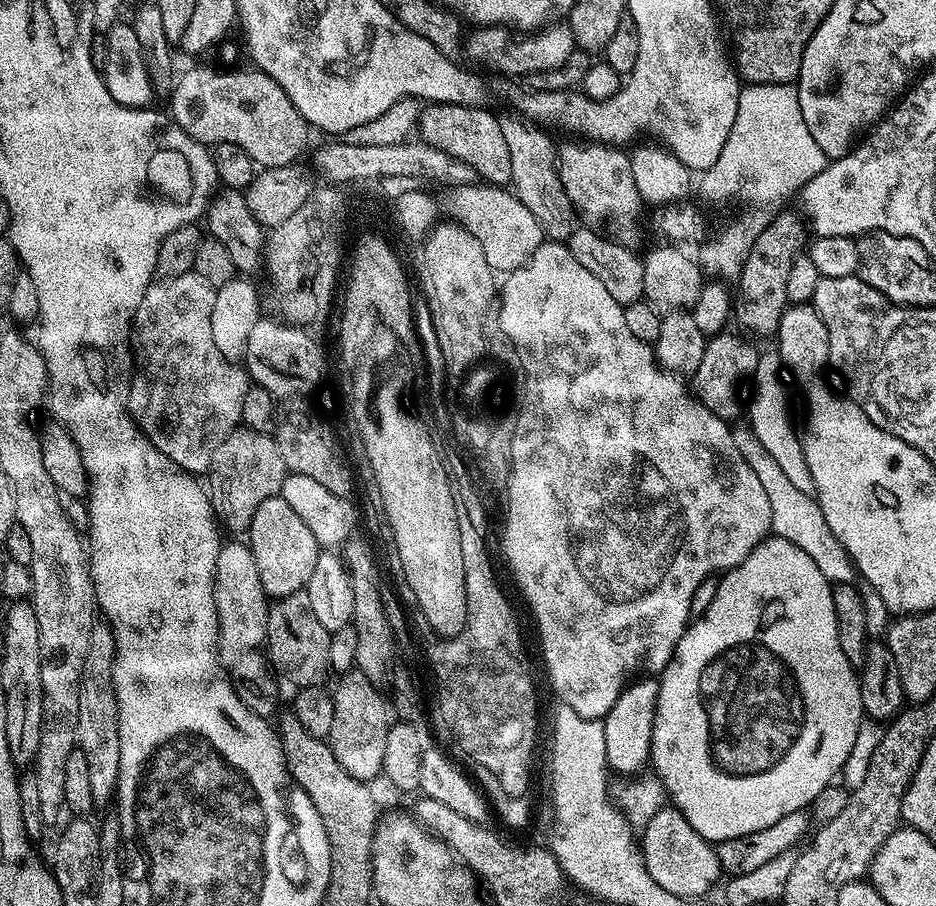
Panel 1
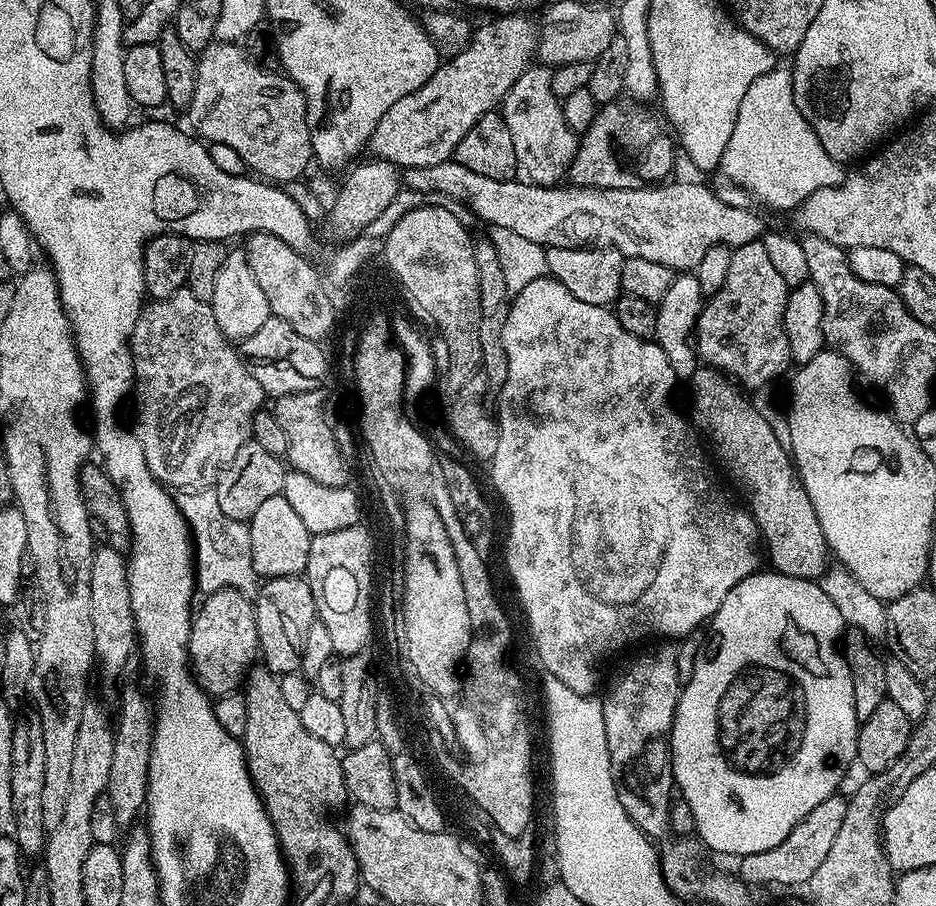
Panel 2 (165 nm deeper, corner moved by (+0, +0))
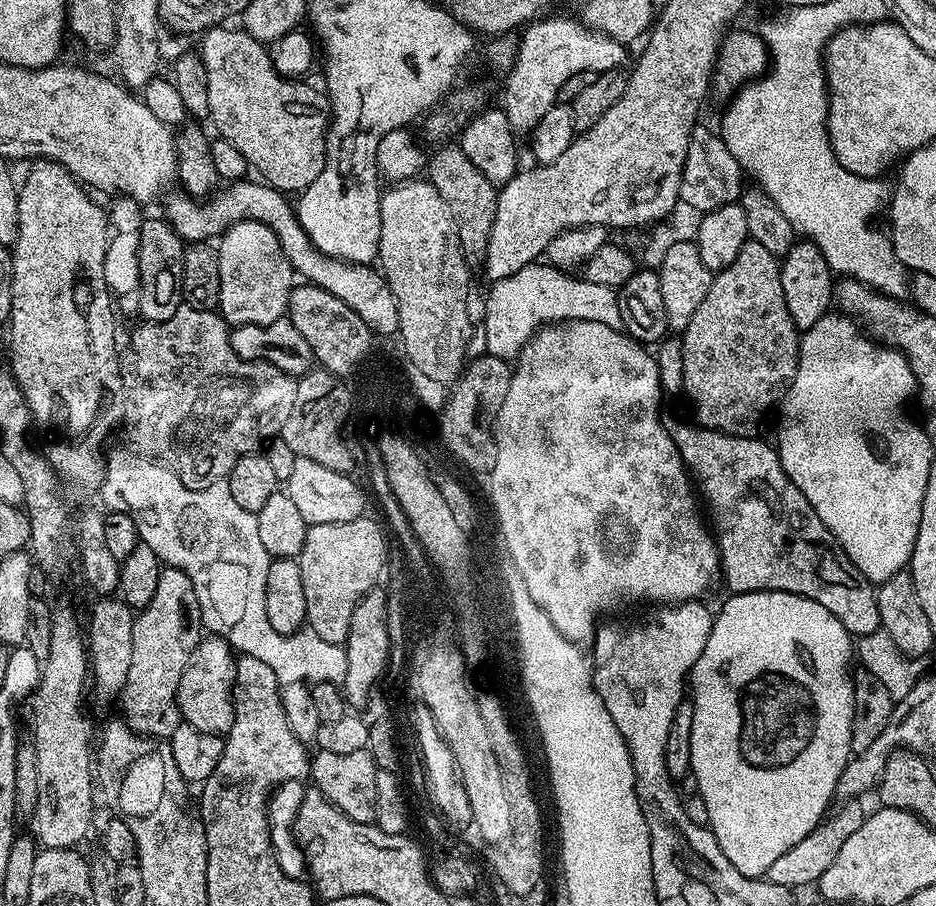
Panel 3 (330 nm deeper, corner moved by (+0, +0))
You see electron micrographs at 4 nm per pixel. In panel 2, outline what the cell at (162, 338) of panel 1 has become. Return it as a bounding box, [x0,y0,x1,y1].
[131,290,266,489]

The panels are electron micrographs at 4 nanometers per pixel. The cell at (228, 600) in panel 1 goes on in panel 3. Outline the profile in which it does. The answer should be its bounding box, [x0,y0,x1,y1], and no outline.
[176,635,236,736]

